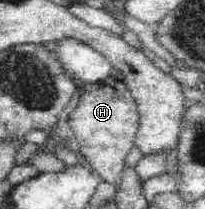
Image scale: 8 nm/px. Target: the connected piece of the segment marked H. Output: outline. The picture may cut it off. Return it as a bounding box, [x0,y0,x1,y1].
[68,77,139,189]

